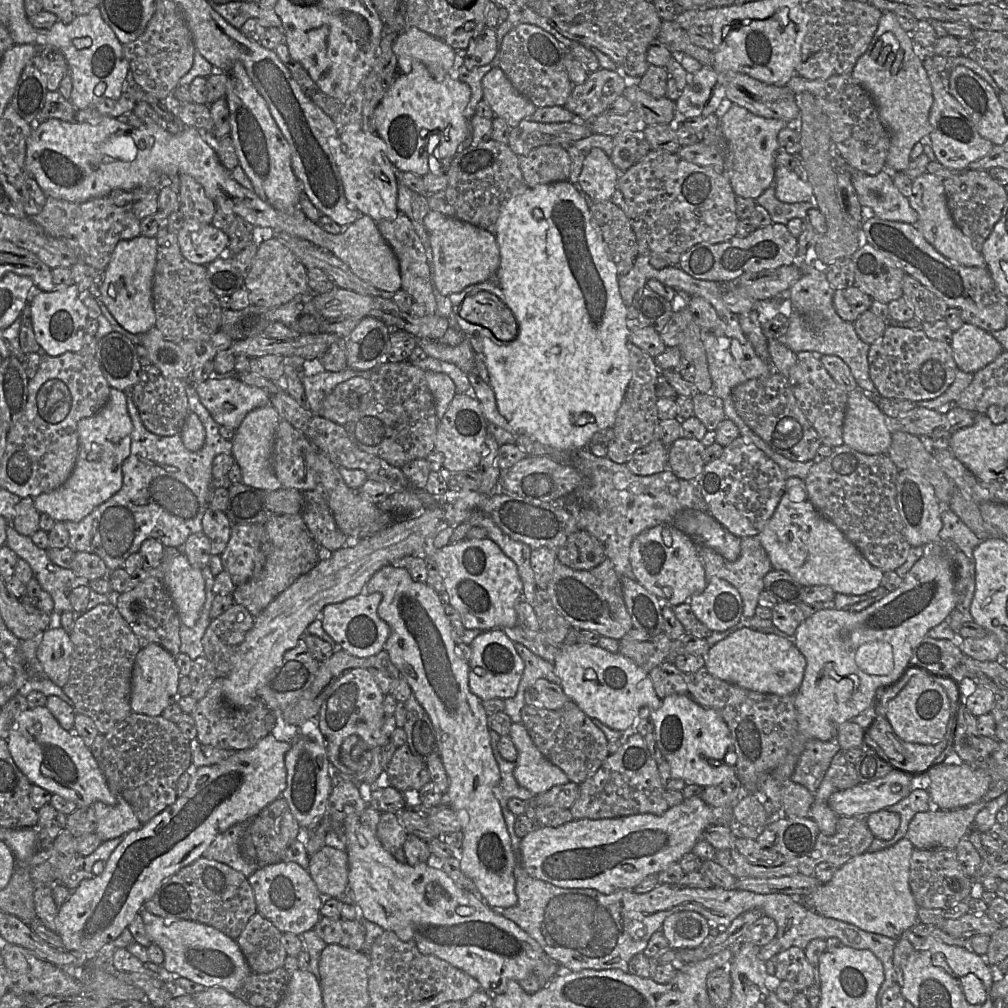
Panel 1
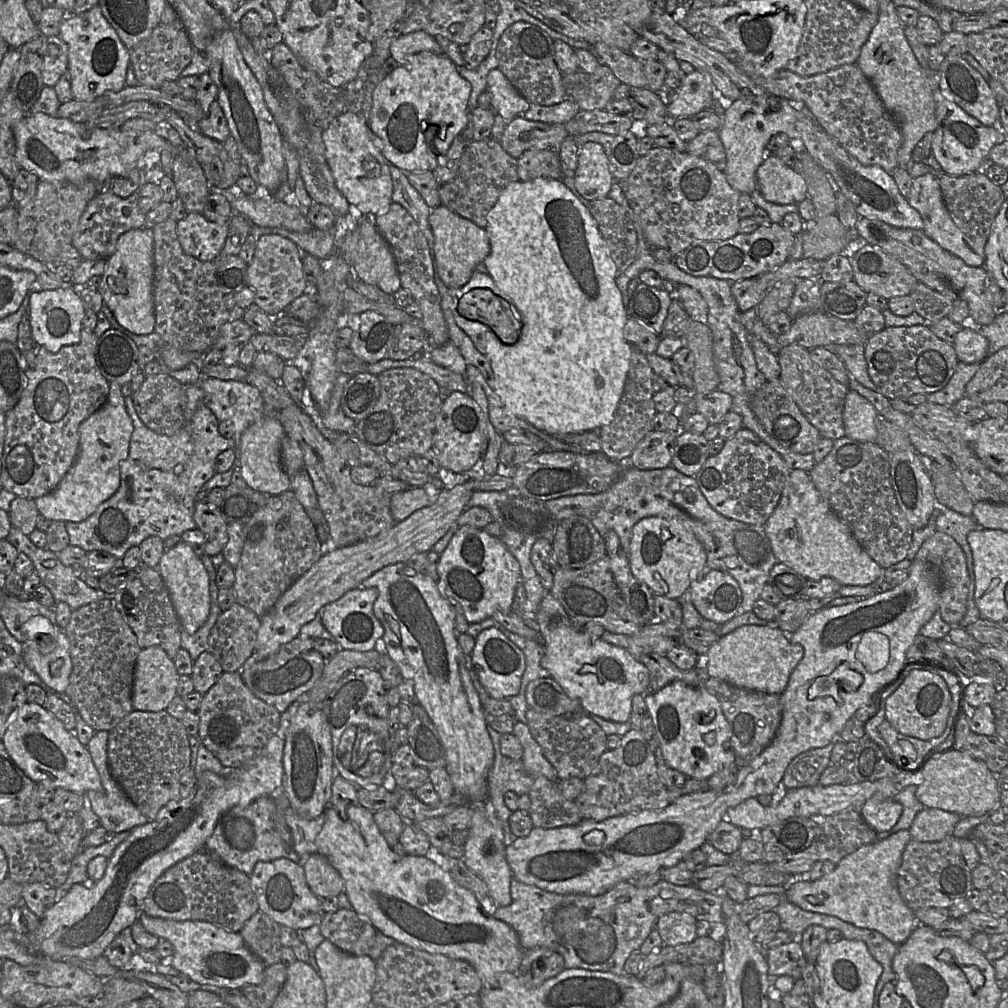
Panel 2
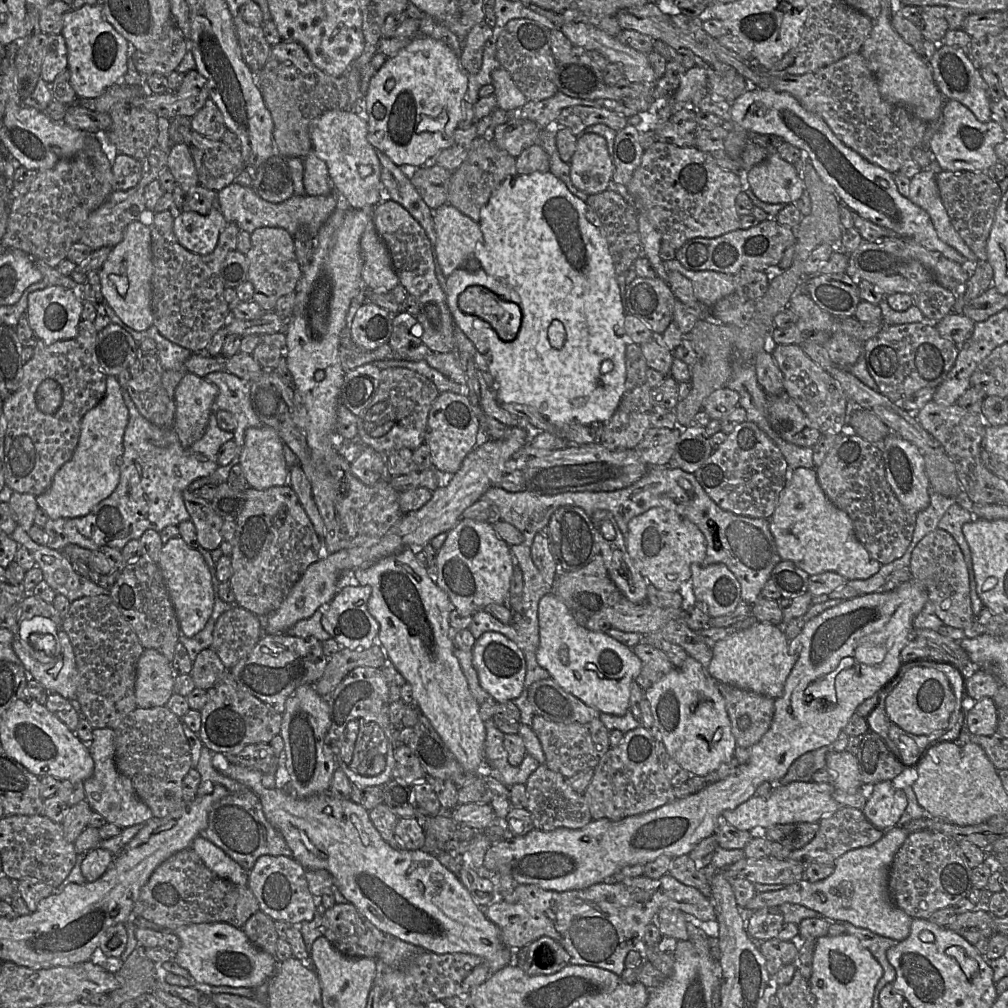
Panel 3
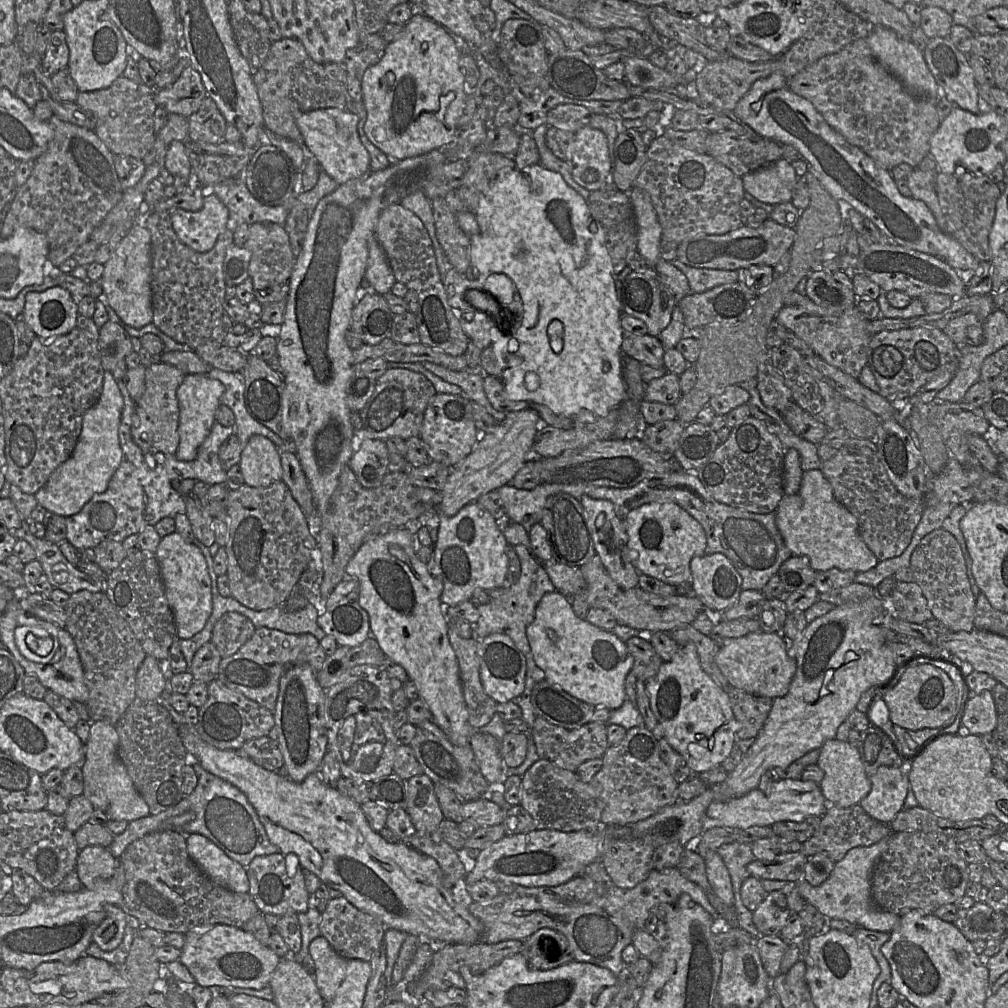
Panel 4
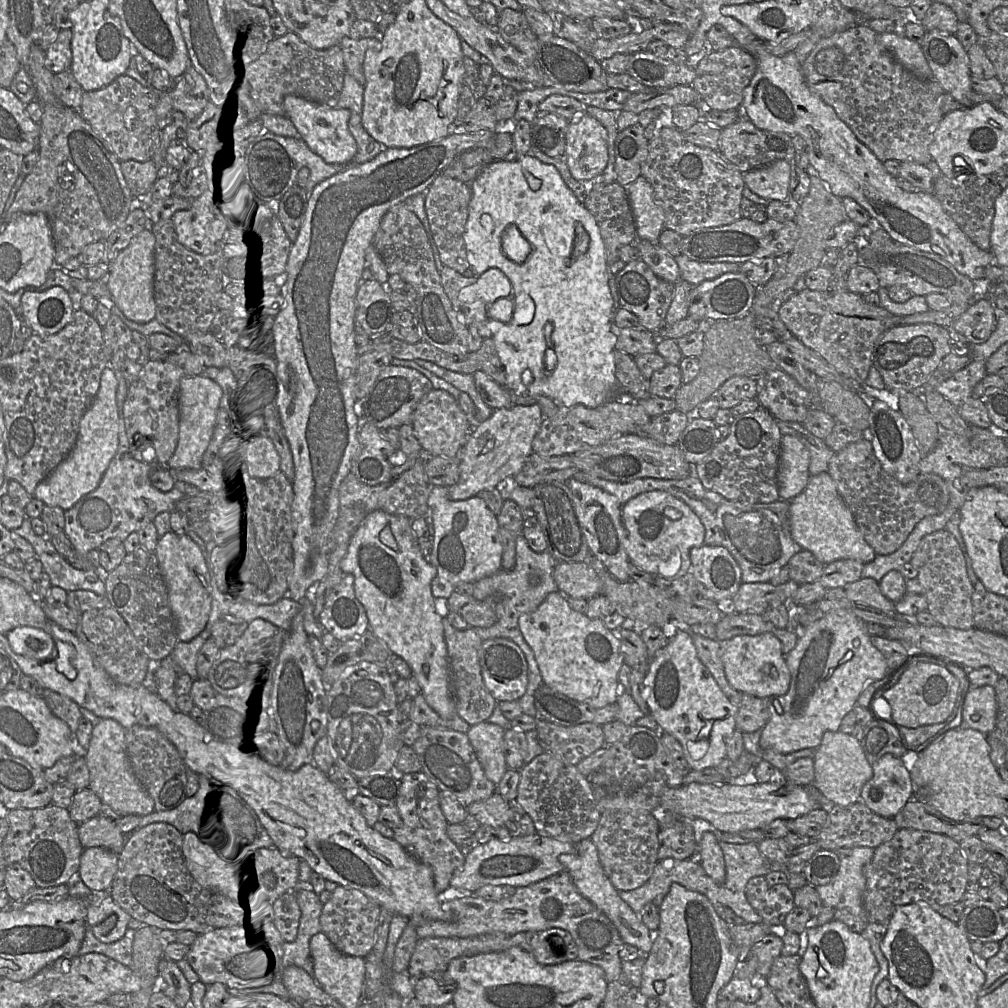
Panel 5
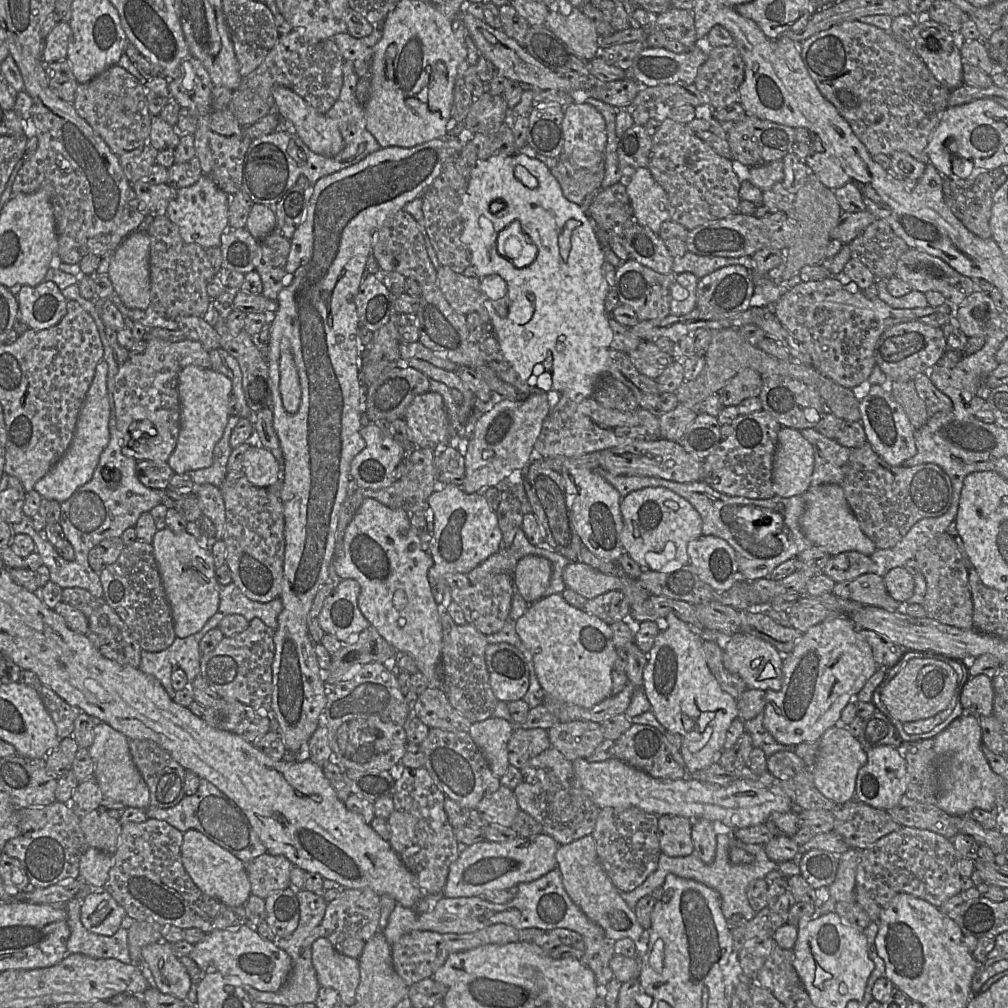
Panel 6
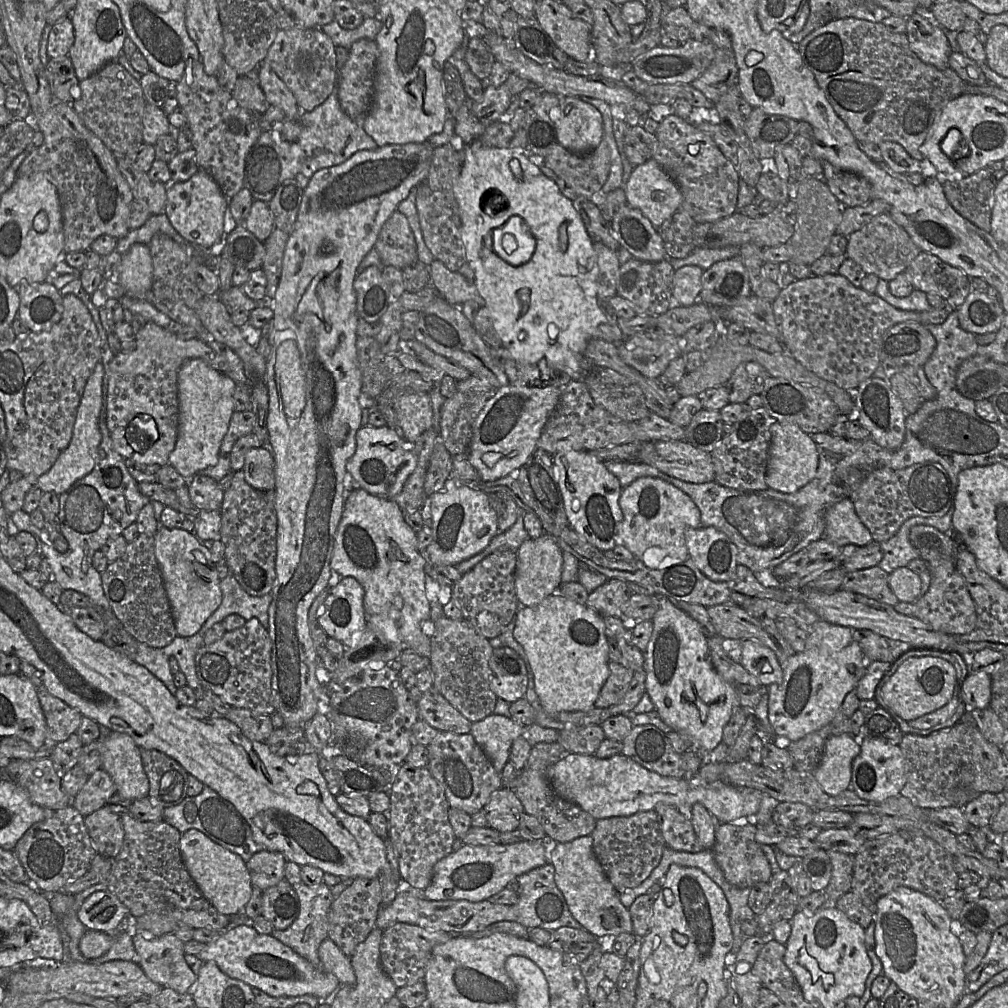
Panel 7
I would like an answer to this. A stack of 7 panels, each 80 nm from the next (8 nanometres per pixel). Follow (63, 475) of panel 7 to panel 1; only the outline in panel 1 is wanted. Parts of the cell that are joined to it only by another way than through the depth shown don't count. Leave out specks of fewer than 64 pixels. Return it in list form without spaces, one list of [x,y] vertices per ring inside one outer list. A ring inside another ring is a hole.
[[[111,388],[107,404],[95,415],[80,420],[77,424],[79,438],[79,452],[75,467],[60,487],[42,493],[34,498],[35,508],[39,513],[46,514],[56,522],[79,522],[89,515],[97,506],[115,495],[122,487],[122,464],[130,454],[131,434],[133,424],[128,413],[126,396],[123,391]]]

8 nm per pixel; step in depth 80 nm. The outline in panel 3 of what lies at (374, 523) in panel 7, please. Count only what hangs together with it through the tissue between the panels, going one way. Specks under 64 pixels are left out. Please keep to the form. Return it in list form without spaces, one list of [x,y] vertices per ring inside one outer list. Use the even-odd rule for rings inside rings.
[[[404,548],[394,555],[382,558],[368,568],[353,571],[352,581],[371,587],[367,607],[379,624],[377,639],[387,658],[405,677],[406,682],[411,684],[414,701],[420,706],[421,712],[429,719],[462,768],[467,773],[478,773],[485,762],[485,722],[480,717],[478,703],[469,690],[467,679],[455,655],[449,622],[450,613],[455,607],[447,594],[418,562],[416,553],[411,548]]]

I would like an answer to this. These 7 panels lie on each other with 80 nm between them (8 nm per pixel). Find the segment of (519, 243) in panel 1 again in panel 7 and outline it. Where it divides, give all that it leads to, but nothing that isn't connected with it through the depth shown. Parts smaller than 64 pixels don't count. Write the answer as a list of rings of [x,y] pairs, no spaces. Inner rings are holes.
[[[478,138],[473,140],[470,144],[467,144],[467,146],[465,147],[465,156],[461,172],[454,184],[454,194],[458,203],[460,213],[461,238],[466,251],[466,259],[469,266],[473,269],[475,275],[474,284],[480,296],[484,299],[484,306],[489,311],[493,326],[502,341],[502,346],[510,352],[512,357],[523,364],[537,364],[540,360],[545,359],[547,365],[552,371],[565,373],[569,375],[572,380],[582,381],[592,366],[584,356],[584,351],[586,349],[587,343],[591,338],[593,338],[593,330],[601,323],[606,323],[606,314],[602,310],[602,307],[599,305],[597,297],[597,255],[593,247],[593,239],[589,235],[580,214],[574,208],[572,201],[563,196],[557,184],[553,180],[546,177],[542,173],[540,168],[528,159],[528,157],[524,154],[525,151],[528,151],[528,149],[488,147],[485,146]],[[513,159],[517,159],[520,162],[523,171],[522,179],[517,179],[510,169],[510,162]],[[495,197],[501,199],[499,200],[499,202],[501,202],[502,205],[496,205],[494,211],[491,212],[490,210],[492,210],[493,208],[490,207],[490,202]],[[512,216],[520,216],[524,220],[536,241],[535,251],[531,259],[527,263],[520,266],[510,265],[508,262],[499,257],[493,251],[493,249],[489,249],[485,245],[485,237],[488,234],[491,234],[494,229],[502,227]],[[523,288],[529,291],[530,301],[528,305],[523,304],[523,302],[517,295],[518,291]],[[521,331],[525,331],[527,333],[527,338],[525,340],[520,340],[518,337],[519,332]]]

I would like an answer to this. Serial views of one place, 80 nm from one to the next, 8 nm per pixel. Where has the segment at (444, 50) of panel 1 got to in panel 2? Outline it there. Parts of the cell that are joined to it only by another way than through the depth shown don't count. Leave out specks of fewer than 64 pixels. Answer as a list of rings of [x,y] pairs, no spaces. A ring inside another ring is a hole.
[[[422,30],[400,35],[390,45],[391,56],[398,64],[403,64],[411,55],[423,51],[443,54],[435,37]]]

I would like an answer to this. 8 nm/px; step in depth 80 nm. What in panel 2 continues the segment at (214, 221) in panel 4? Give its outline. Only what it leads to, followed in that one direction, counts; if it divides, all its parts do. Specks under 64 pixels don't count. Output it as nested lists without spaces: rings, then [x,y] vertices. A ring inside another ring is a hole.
[[[187,213],[177,222],[177,236],[183,251],[200,261],[219,257],[228,235],[228,223],[215,223],[200,213]]]

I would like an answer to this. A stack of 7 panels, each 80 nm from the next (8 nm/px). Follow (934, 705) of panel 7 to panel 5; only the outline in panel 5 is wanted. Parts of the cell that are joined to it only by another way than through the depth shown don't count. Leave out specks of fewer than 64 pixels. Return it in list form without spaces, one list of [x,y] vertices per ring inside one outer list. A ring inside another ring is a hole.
[[[913,661],[896,683],[881,693],[891,707],[892,720],[904,727],[916,728],[944,722],[952,713],[958,693],[957,677],[943,664]]]

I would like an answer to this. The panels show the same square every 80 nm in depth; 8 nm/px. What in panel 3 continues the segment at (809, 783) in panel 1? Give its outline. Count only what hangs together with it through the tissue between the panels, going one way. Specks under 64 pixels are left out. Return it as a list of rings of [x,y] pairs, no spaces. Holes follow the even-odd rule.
[[[824,746],[807,752],[797,758],[788,768],[779,785],[791,782],[810,782],[813,774],[826,767],[827,754],[832,750],[831,746]]]

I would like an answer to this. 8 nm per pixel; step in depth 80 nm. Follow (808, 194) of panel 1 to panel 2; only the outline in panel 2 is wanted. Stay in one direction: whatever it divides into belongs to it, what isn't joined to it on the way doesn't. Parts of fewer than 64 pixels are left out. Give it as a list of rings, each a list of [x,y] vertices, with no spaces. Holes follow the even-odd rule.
[[[766,154],[756,171],[756,178],[758,189],[769,202],[780,205],[798,204],[808,197],[804,177],[775,154]]]

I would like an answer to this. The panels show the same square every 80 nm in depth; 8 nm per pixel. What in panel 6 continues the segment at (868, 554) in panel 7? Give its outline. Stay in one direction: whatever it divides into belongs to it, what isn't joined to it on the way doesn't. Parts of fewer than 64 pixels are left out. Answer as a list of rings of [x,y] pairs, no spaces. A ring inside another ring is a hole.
[[[847,551],[831,556],[823,573],[836,583],[853,580],[869,572],[871,557],[857,551]]]

